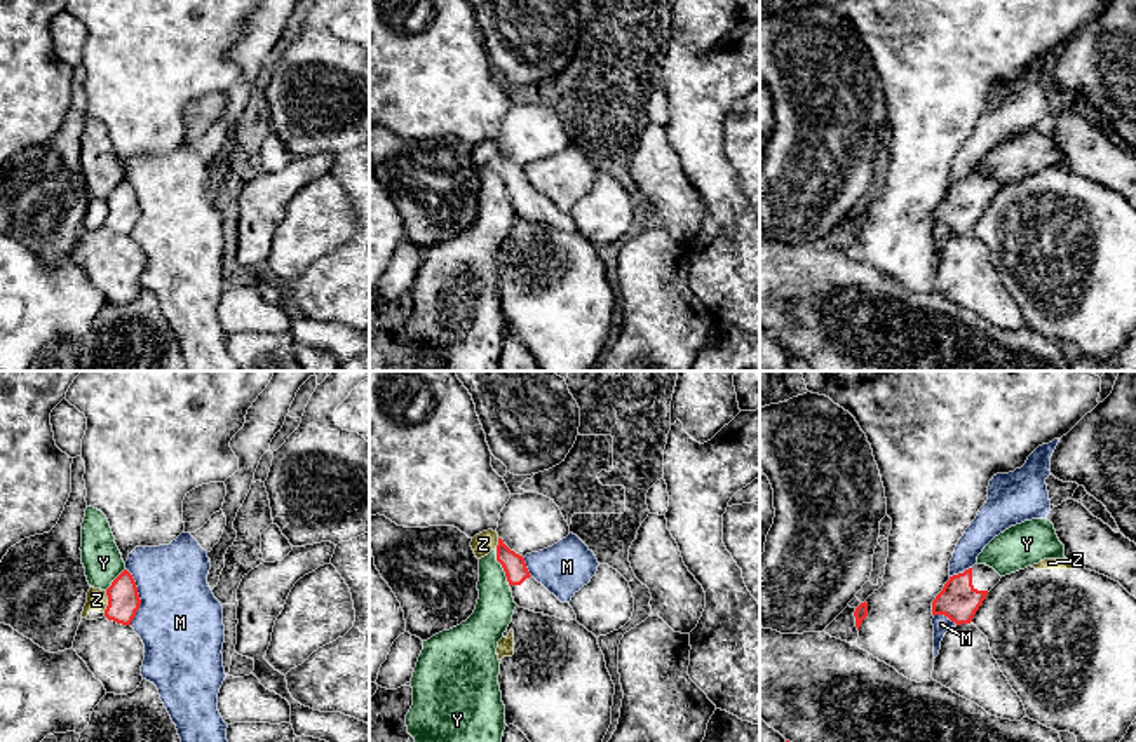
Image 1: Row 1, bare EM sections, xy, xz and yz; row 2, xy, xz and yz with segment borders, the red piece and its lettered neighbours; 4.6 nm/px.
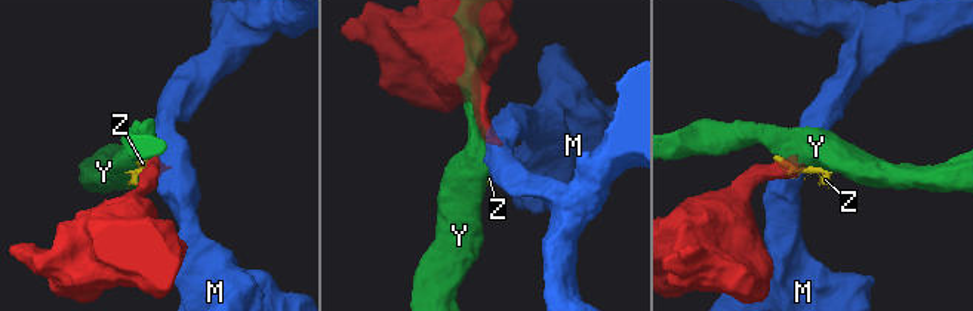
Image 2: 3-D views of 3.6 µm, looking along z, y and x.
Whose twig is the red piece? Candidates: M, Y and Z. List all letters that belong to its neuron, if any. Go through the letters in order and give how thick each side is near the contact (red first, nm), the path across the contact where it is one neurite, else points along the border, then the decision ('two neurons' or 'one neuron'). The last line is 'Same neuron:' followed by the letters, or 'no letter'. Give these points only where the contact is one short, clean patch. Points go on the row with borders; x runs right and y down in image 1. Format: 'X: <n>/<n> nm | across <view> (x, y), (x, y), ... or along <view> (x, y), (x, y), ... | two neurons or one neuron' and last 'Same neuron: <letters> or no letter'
M: 150/400 nm | along xy (126, 568), (140, 600), (140, 608), (131, 624) | two neurons
Y: 110/180 nm | two neurons
Z: 150/100 nm | along xy (107, 591), (107, 608), (103, 612) | two neurons
Same neuron: no letter

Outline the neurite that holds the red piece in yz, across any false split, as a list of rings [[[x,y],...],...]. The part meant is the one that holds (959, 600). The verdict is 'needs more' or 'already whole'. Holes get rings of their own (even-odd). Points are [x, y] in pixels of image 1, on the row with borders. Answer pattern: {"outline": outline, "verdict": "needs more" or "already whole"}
{"outline": [[[974,564],[964,573],[950,577],[932,601],[932,615],[944,615],[957,625],[970,624],[988,592],[1000,578],[1002,577],[986,564]]], "verdict": "needs more"}

